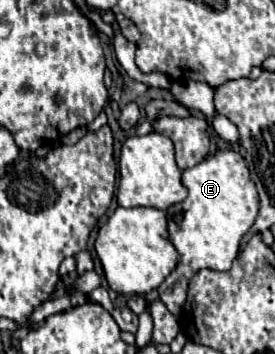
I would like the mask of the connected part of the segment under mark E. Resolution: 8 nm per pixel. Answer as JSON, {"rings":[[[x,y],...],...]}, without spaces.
{"rings":[[[220,150],[212,158],[186,168],[182,172],[182,184],[188,196],[166,210],[168,238],[176,248],[180,260],[170,276],[158,286],[158,298],[172,314],[180,314],[186,302],[186,290],[190,278],[202,270],[228,270],[238,256],[238,244],[250,230],[258,216],[258,194],[250,180],[244,158],[234,150]]]}

